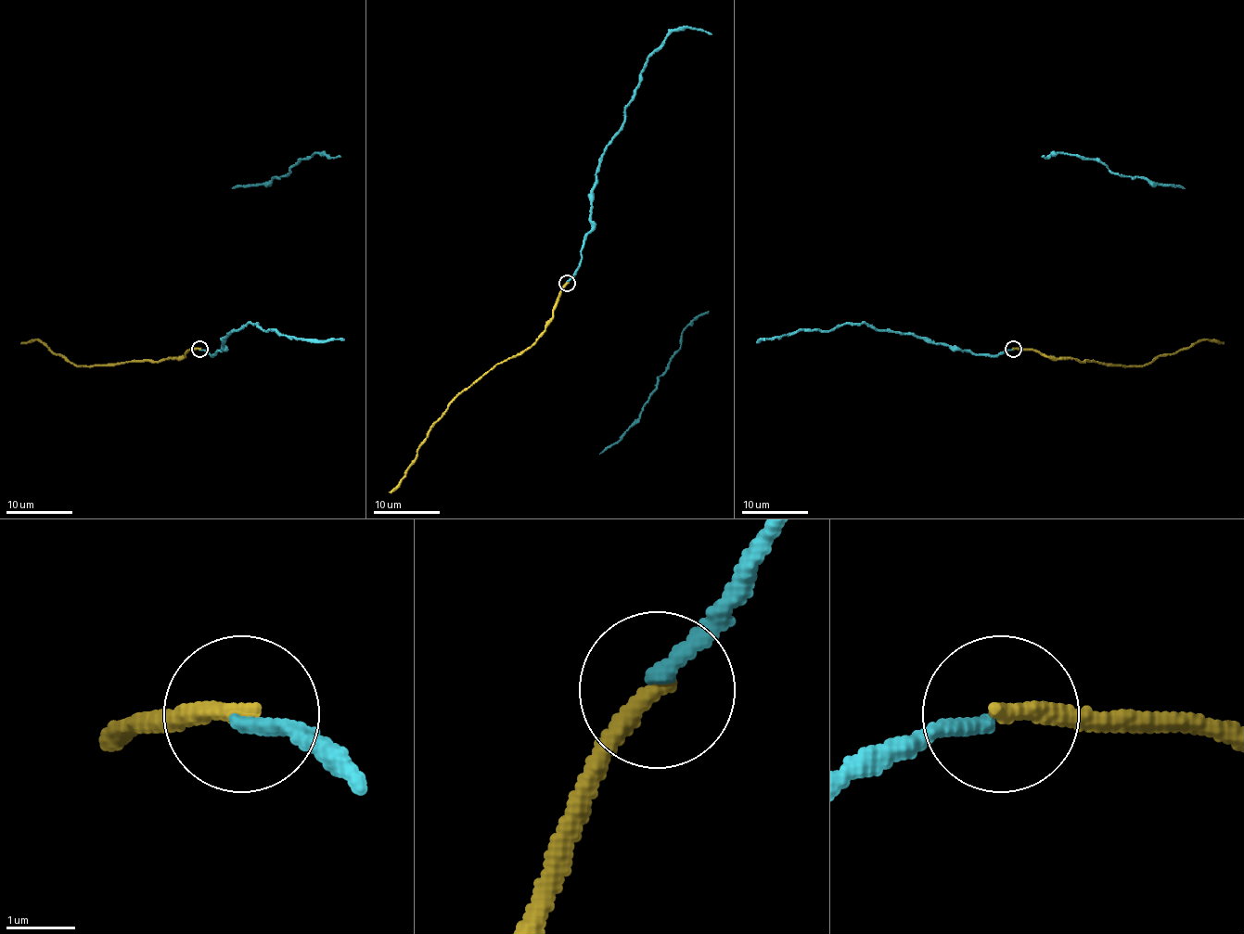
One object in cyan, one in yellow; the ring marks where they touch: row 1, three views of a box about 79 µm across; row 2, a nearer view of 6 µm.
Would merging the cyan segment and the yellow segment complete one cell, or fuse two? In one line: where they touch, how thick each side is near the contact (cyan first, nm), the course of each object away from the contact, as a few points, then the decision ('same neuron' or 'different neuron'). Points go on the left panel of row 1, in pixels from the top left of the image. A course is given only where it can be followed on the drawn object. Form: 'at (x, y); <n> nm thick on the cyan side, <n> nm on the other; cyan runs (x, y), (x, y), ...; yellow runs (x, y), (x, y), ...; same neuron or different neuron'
at (199, 349); 240 nm thick on the cyan side, 280 nm on the other; cyan runs (199, 349), (211, 355), (214, 354), (223, 347), (227, 334), (248, 323), (264, 331), (305, 339), (343, 340); yellow runs (199, 349), (160, 361), (74, 365), (39, 340), (21, 344); same neuron

